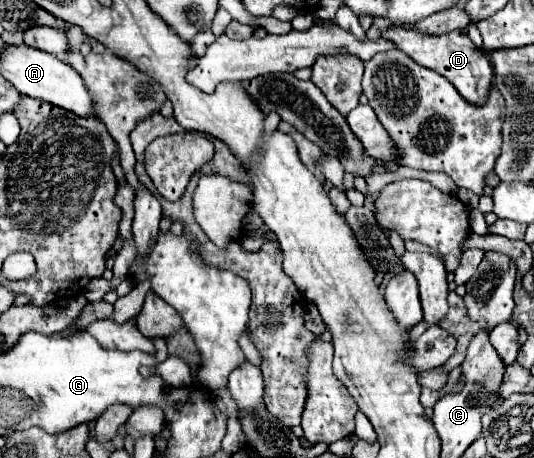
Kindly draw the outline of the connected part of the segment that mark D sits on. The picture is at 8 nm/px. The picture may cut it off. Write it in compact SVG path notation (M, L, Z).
M390 26L384 34L384 38L392 40L396 48L406 52L414 62L418 62L424 68L430 68L438 74L442 74L448 82L454 84L454 88L460 92L460 96L476 106L482 106L488 100L488 92L492 88L494 80L494 68L490 60L484 56L482 50L478 50L468 36L460 36L460 32L450 32L444 36L426 36L412 28L396 28Z

